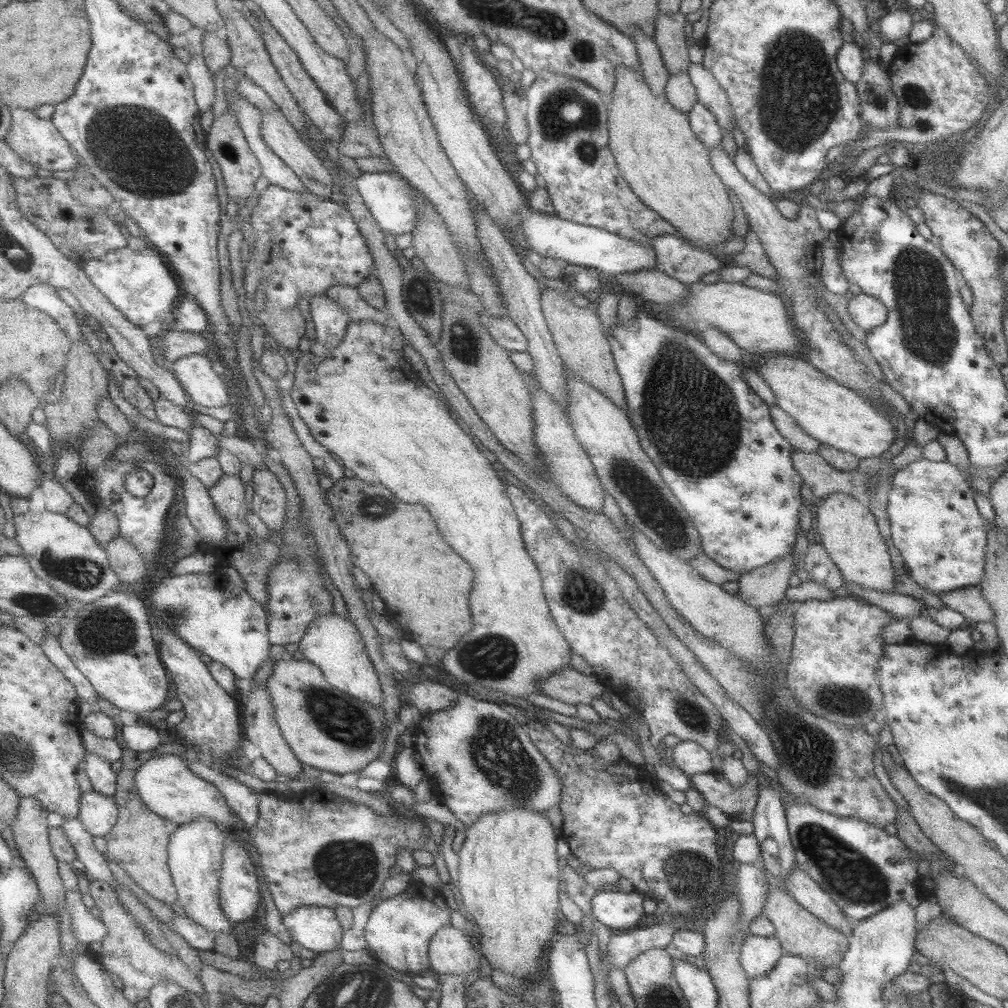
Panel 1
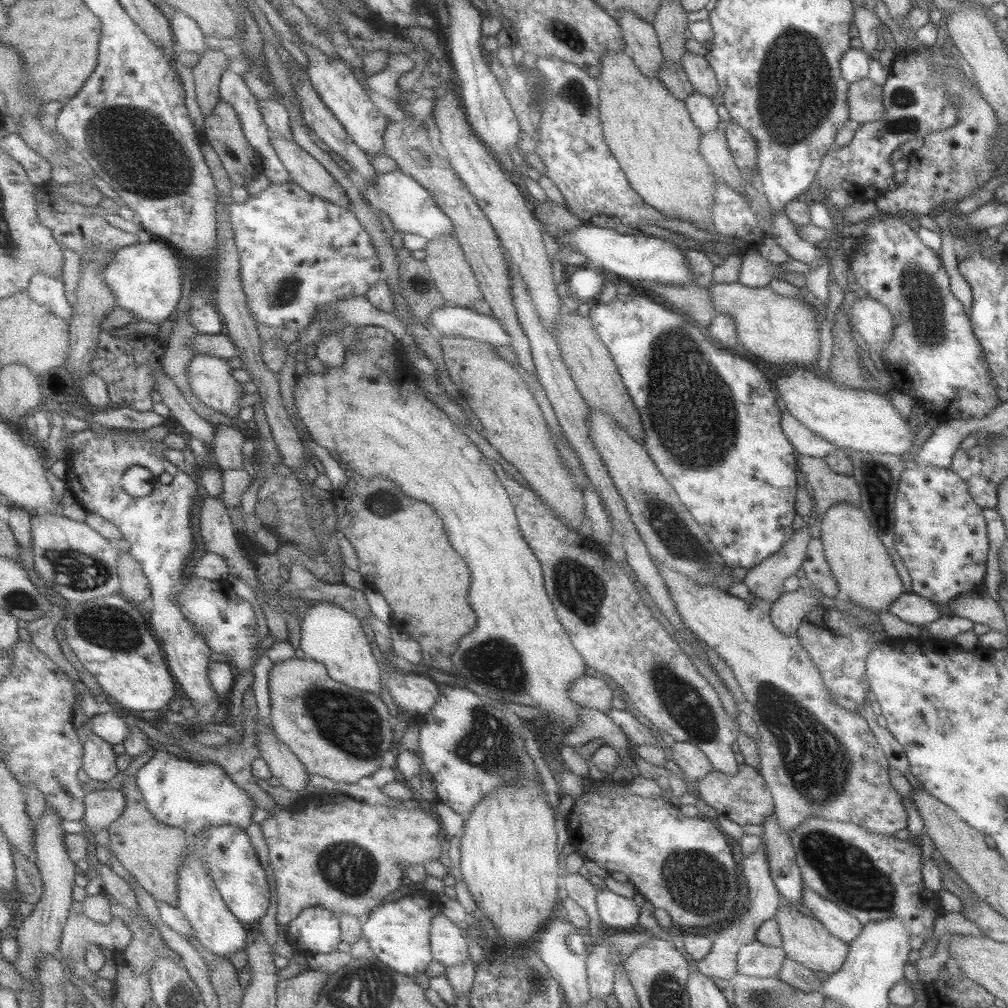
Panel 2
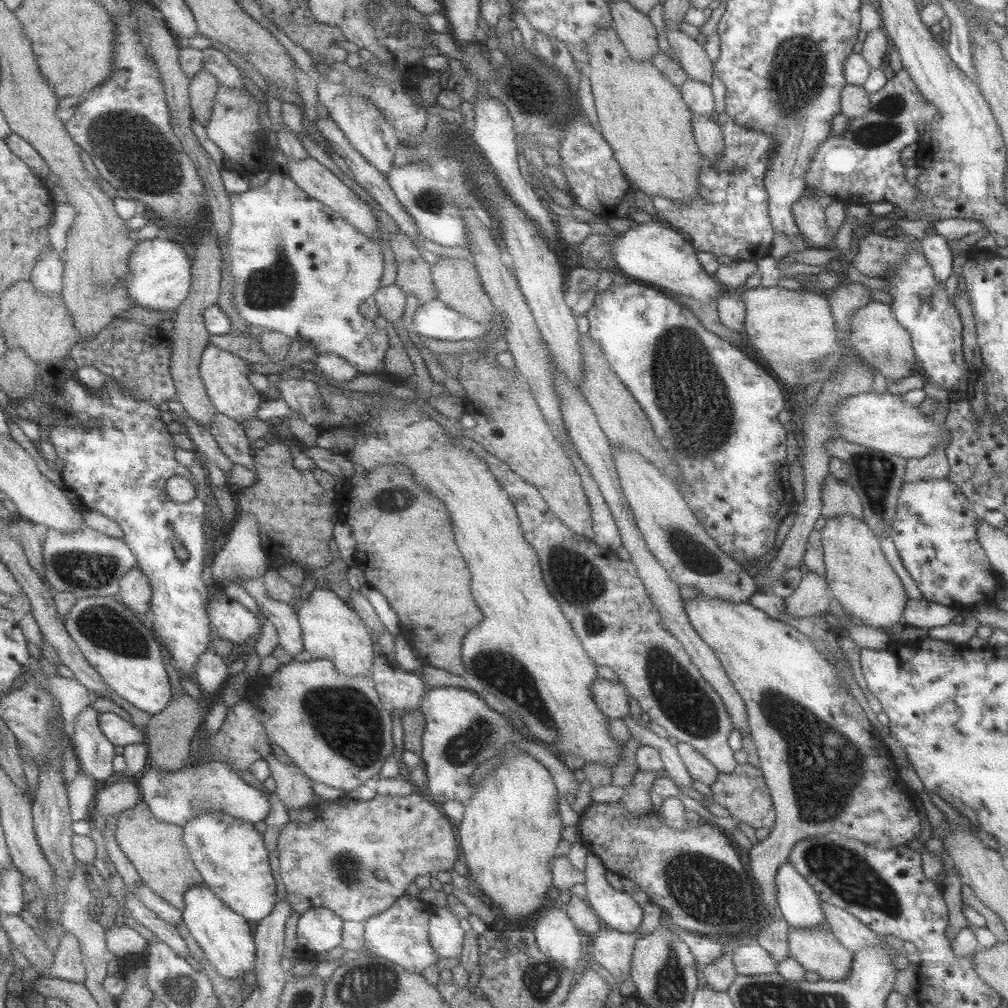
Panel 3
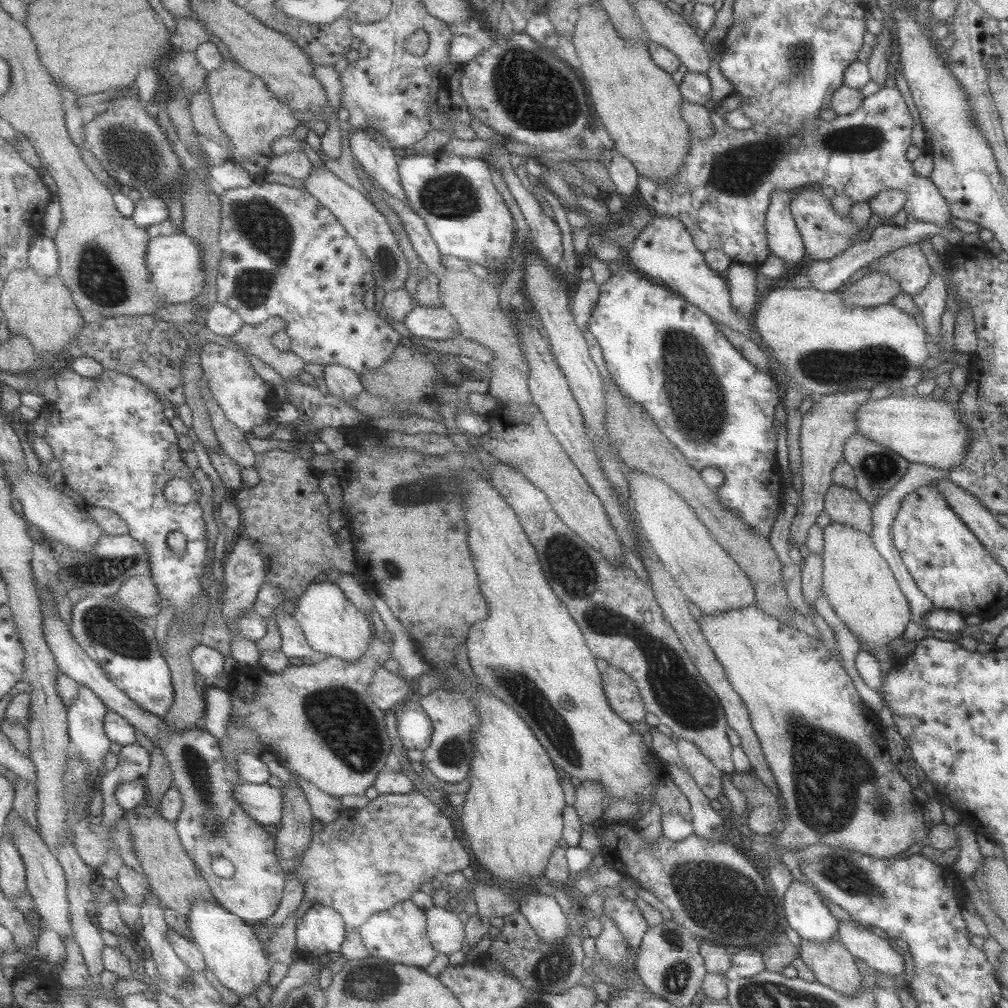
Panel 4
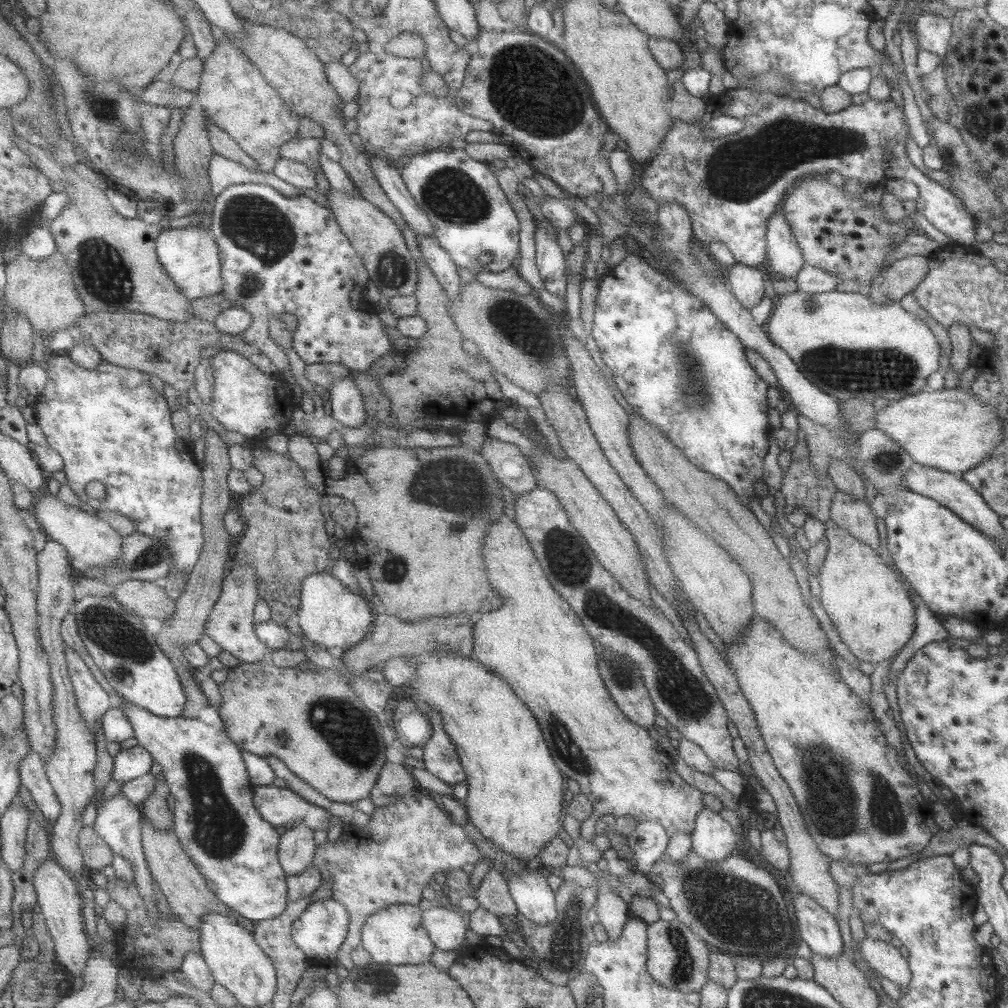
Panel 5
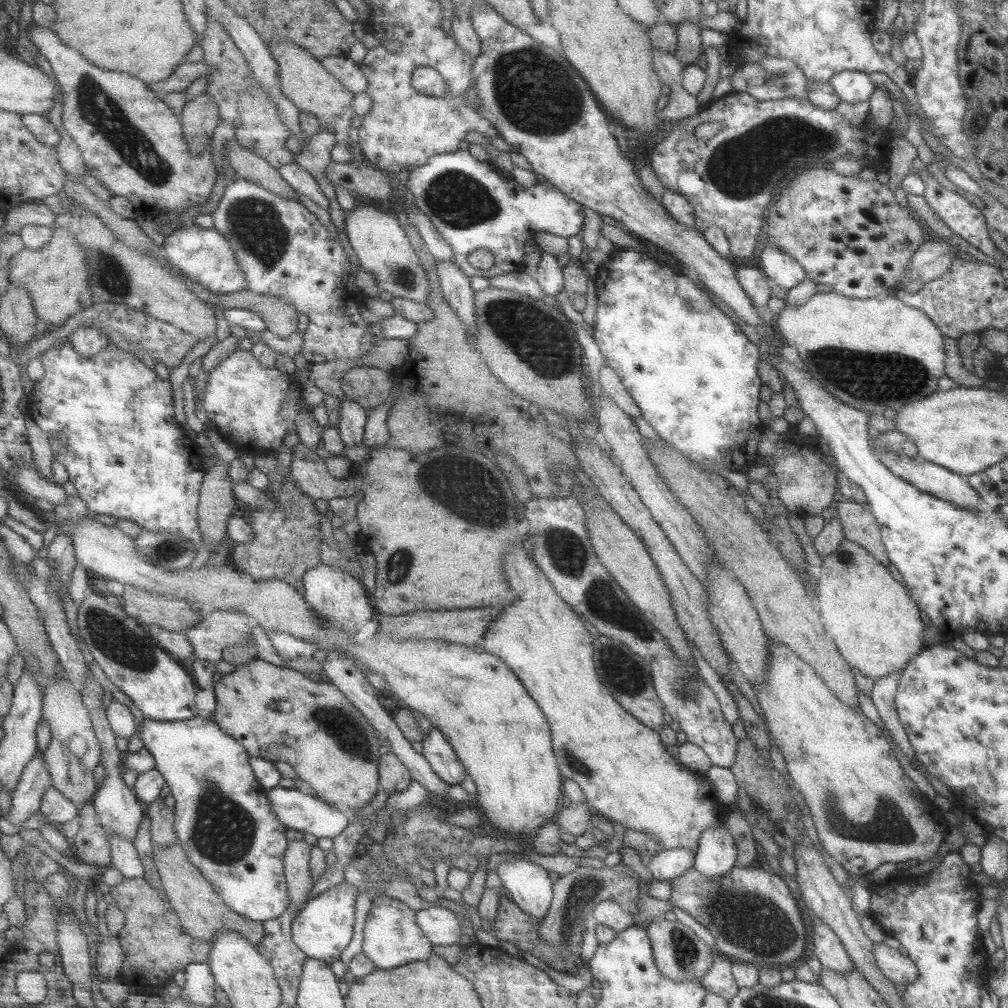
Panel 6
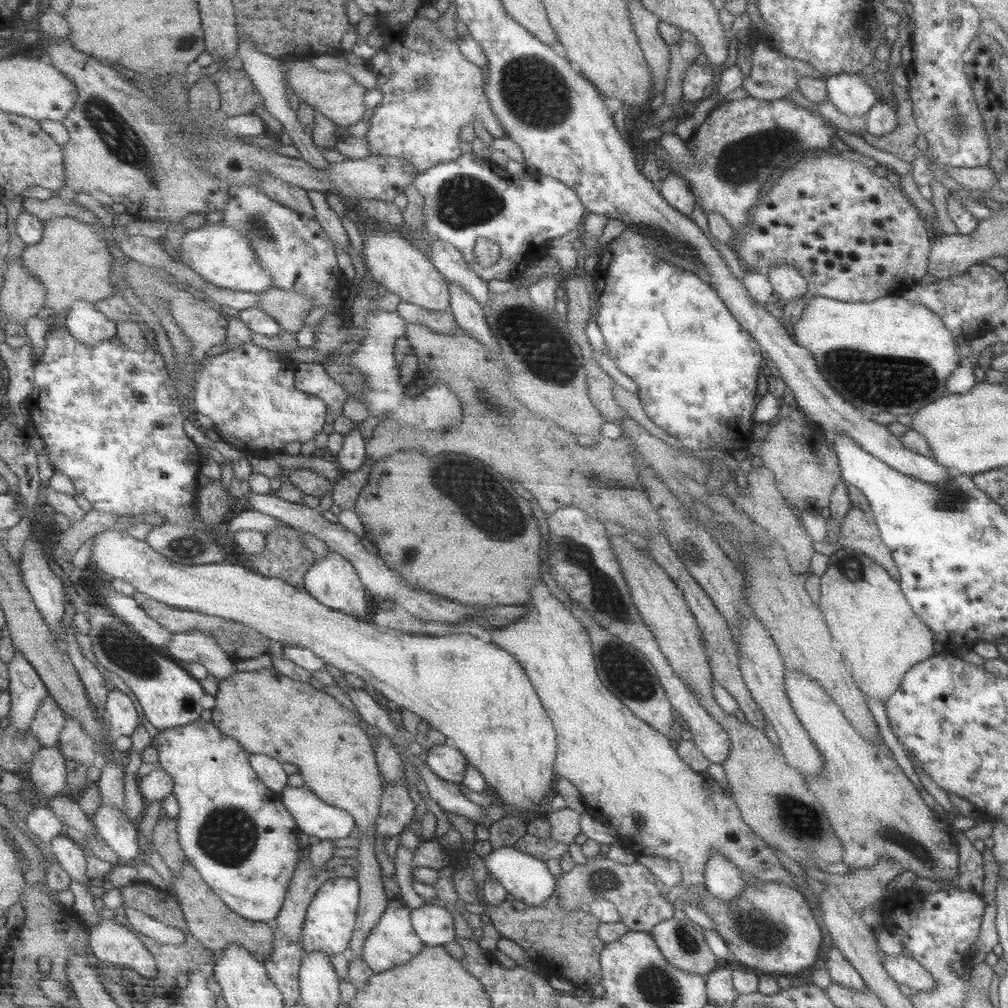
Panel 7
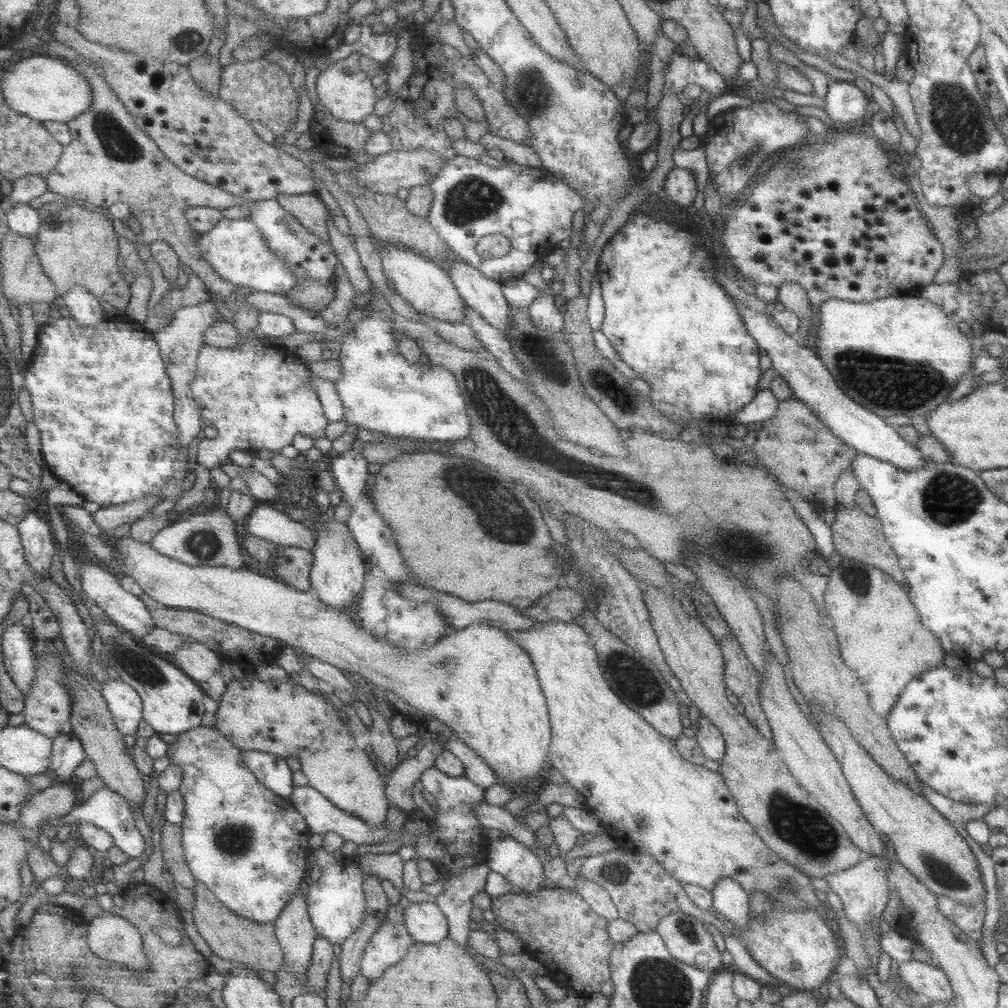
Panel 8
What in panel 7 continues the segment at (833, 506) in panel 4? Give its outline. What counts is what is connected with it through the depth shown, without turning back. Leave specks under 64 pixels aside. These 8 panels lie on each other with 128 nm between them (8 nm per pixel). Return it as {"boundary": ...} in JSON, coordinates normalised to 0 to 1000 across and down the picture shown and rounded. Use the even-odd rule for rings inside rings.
{"boundary":[[[844,501],[838,512],[828,520],[832,522],[833,529],[831,542],[844,544],[852,550],[862,552],[875,562],[884,573],[892,575],[892,568],[884,554],[883,546],[872,534],[873,530],[864,509],[860,510]]]}

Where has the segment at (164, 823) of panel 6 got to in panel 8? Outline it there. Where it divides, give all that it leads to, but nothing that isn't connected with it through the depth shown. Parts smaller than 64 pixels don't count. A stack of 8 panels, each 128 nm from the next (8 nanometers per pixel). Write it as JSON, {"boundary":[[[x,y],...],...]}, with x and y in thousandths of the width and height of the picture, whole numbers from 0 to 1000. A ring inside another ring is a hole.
{"boundary":[[[165,816],[161,821],[160,841],[164,859],[175,875],[191,885],[195,879],[195,871],[190,866],[186,853],[182,833],[181,818]]]}

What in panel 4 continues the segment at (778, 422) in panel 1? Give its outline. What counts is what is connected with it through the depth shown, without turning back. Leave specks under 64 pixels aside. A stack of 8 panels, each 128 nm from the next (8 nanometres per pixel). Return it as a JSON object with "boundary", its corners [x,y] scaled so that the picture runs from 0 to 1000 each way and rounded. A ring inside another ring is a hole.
{"boundary":[[[852,431],[843,433],[836,438],[836,456],[846,464],[848,487],[863,501],[870,499],[880,487],[884,486],[903,460],[894,451]]]}

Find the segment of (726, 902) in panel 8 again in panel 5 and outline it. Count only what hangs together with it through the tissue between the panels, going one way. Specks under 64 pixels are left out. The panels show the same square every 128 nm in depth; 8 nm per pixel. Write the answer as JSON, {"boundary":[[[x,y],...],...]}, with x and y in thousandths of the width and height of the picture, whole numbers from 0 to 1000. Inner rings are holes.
{"boundary":[[[700,801],[691,808],[685,834],[688,845],[701,855],[711,855],[733,841],[733,829],[725,819]]]}

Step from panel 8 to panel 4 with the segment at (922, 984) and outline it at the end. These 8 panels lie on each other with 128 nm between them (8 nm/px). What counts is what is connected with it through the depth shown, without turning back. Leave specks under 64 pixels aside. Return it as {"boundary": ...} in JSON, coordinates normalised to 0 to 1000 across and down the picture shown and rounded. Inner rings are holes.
{"boundary":[[[835,913],[830,915],[828,931],[852,952],[866,960],[870,966],[894,968],[897,952],[880,933],[856,921],[856,918]]]}

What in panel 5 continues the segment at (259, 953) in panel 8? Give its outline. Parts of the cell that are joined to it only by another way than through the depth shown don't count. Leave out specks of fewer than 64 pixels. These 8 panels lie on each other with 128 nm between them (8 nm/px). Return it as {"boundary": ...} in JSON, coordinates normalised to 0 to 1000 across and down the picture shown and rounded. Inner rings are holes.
{"boundary":[[[143,812],[141,818],[141,832],[145,852],[149,858],[149,863],[156,879],[158,879],[160,885],[168,894],[174,908],[184,915],[186,919],[191,919],[191,921],[198,922],[199,917],[201,917],[199,909],[209,907],[209,905],[215,905],[215,907],[229,909],[229,911],[237,913],[237,917],[243,919],[245,923],[248,923],[251,926],[253,925],[254,914],[247,913],[247,911],[225,899],[225,897],[211,885],[205,870],[201,869],[196,858],[193,857],[193,854],[186,847],[185,842],[181,838],[181,834],[173,823],[162,826],[161,824],[155,823],[153,818]]]}

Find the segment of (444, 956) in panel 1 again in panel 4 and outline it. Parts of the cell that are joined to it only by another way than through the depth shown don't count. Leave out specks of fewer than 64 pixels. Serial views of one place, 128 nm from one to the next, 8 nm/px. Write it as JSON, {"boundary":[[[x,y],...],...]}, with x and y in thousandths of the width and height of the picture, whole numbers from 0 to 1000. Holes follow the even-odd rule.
{"boundary":[[[430,898],[424,909],[426,929],[436,945],[446,947],[461,938],[462,917],[455,913],[455,904]]]}

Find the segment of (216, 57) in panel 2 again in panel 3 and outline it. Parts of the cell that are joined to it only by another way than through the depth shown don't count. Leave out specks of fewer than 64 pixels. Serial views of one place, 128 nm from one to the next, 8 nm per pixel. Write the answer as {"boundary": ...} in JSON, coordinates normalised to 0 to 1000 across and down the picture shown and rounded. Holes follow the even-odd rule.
{"boundary":[[[201,67],[188,79],[190,112],[193,119],[203,127],[209,121],[217,88],[218,81],[211,71],[207,71],[207,67]]]}

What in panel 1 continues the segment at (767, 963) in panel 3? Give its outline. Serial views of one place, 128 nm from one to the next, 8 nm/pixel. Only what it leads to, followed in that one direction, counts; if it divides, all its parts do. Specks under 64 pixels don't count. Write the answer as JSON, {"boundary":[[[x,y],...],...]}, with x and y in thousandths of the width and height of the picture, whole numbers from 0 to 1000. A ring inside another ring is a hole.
{"boundary":[[[743,927],[737,932],[733,955],[740,968],[757,968],[765,962],[778,946],[769,929],[749,929]]]}

